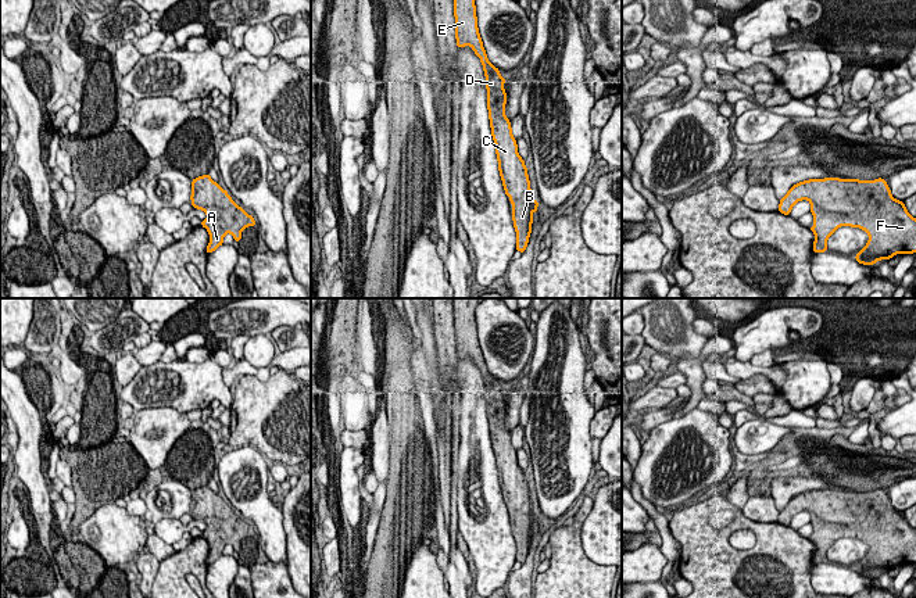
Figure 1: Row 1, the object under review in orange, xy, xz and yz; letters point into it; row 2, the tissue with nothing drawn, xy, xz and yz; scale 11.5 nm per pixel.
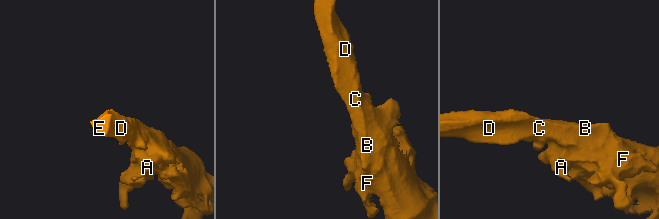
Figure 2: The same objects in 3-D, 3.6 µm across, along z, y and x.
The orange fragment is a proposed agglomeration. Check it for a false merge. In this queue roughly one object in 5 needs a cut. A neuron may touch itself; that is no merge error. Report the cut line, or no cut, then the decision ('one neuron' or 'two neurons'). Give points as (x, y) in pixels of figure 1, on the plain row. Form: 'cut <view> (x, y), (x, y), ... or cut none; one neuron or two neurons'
cut none; one neuron

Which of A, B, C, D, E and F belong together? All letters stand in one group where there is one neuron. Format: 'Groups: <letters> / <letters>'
Groups: A B C D E F

